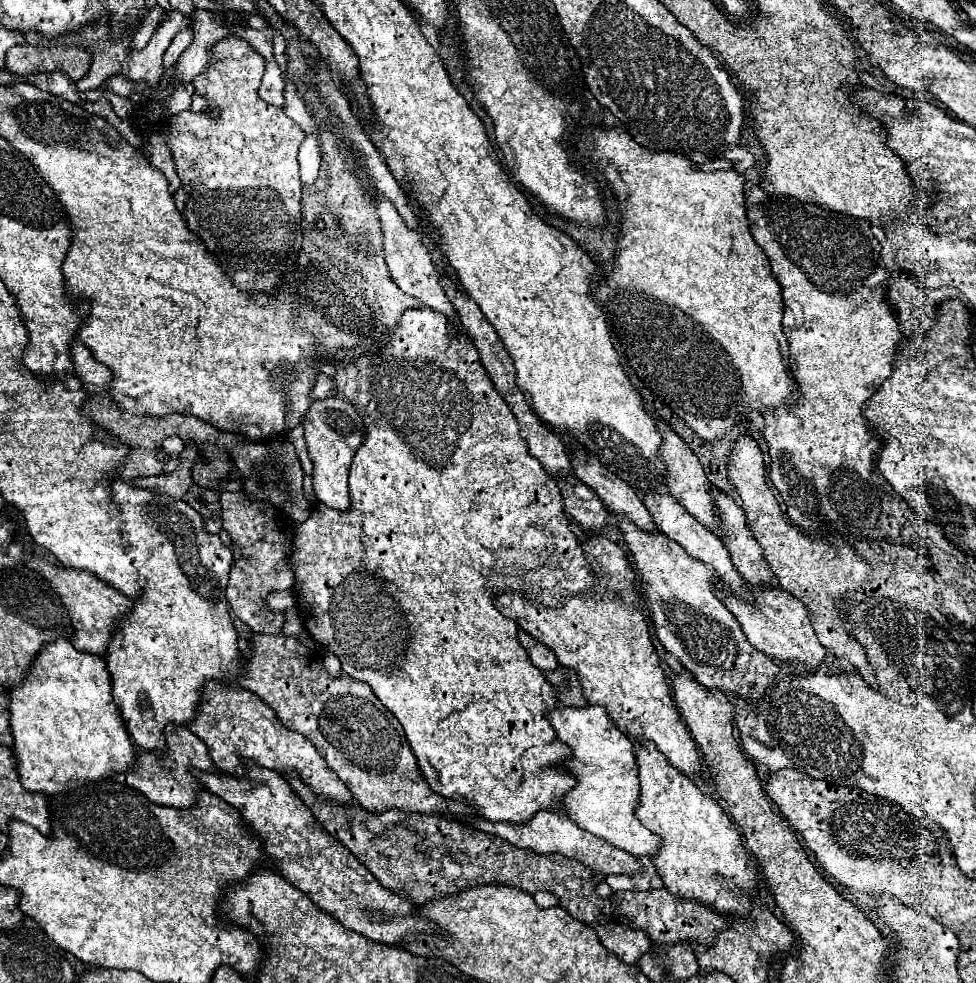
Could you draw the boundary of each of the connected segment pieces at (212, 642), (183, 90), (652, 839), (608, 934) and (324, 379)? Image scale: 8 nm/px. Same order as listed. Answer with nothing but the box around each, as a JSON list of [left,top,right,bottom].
[[105,478,243,750],[167,83,195,114],[545,704,661,856],[593,924,649,964],[311,372,335,398]]

